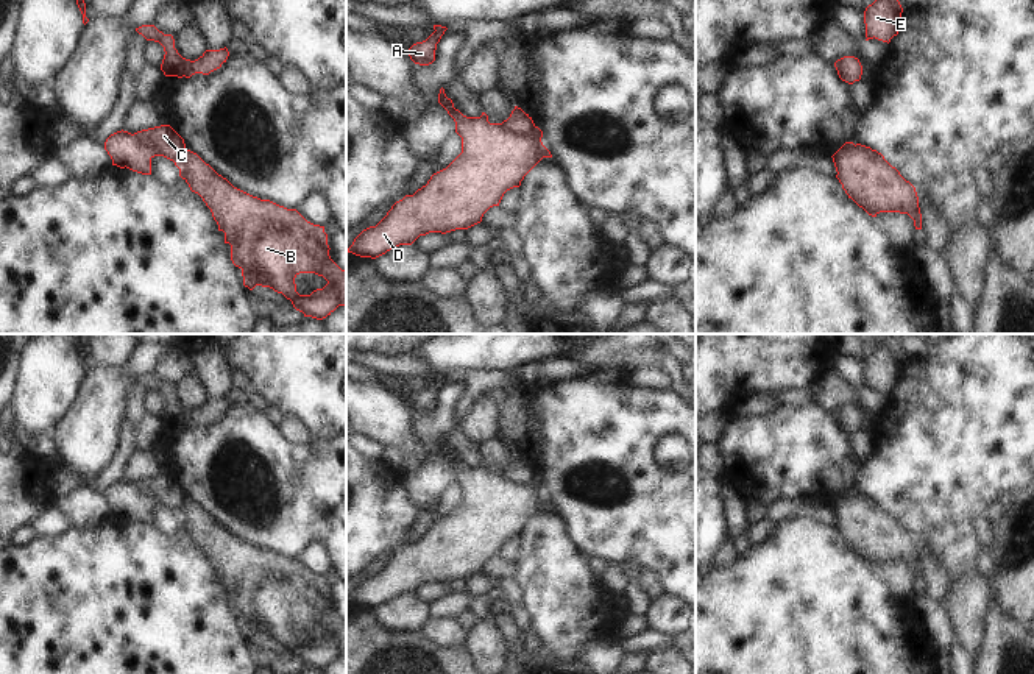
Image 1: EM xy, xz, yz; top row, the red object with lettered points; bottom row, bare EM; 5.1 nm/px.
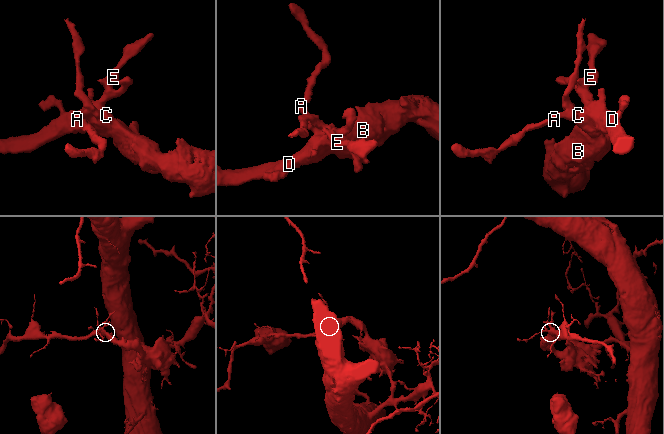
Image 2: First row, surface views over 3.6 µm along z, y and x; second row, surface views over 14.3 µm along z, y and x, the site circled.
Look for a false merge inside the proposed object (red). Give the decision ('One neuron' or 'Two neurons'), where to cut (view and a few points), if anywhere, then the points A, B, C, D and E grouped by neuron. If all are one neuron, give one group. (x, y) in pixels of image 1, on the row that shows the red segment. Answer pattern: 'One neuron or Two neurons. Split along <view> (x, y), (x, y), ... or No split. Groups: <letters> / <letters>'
Two neurons. Split along xz (493, 124), (518, 134), (531, 134), (535, 130). Groups: A B D E / C

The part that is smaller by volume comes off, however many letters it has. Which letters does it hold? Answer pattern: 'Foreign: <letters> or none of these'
Foreign: C

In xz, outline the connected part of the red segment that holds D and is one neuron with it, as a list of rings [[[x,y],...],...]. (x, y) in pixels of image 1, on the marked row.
[[[443,87],[438,103],[455,122],[462,153],[413,195],[396,201],[376,226],[363,229],[346,253],[376,259],[429,232],[468,229],[480,223],[490,208],[499,206],[507,190],[519,187],[543,158],[552,158],[538,126],[532,136],[518,136],[482,115],[466,117]]]

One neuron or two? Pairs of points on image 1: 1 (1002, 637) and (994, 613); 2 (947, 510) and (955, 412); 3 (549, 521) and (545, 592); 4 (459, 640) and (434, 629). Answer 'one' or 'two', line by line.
1: one
2: one
3: one
4: one

